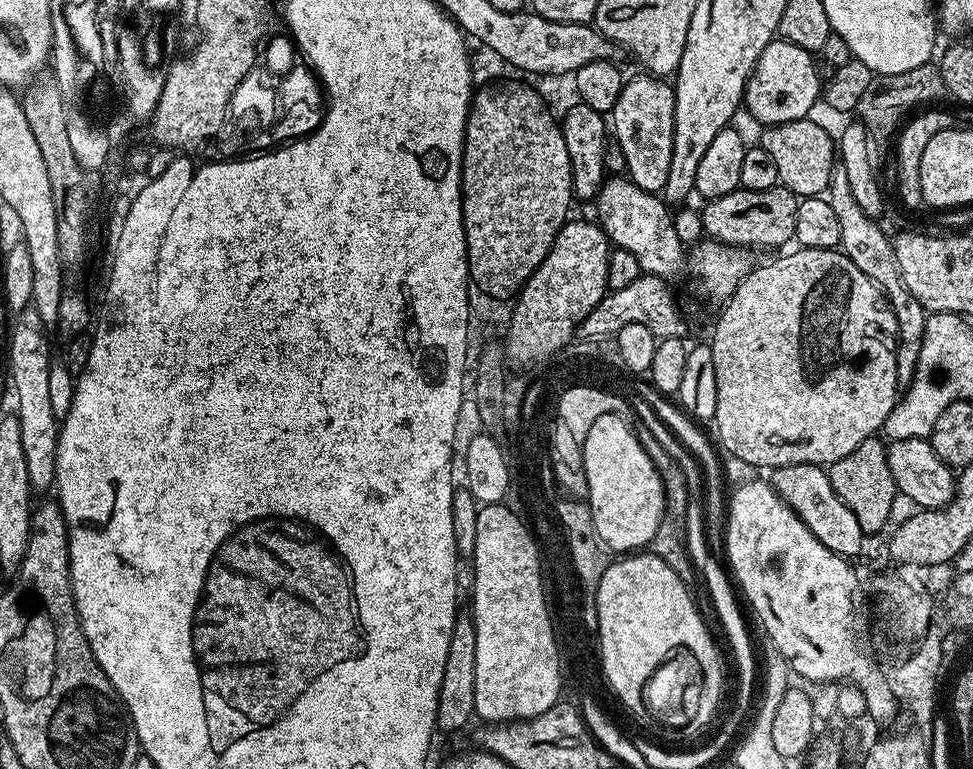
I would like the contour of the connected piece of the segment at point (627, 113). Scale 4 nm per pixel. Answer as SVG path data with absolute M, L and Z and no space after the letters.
M640 74L625 83L622 94L618 94L618 102L610 113L610 128L614 133L615 143L622 146L622 154L626 154L627 179L634 181L642 190L663 193L666 186L666 174L670 174L670 158L674 150L674 106L676 94L673 85L667 79L657 78L651 74Z

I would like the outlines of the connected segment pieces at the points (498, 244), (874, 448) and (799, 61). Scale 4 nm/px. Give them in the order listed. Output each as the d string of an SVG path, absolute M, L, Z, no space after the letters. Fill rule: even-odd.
M516 78L505 79L503 82L488 83L475 89L464 131L464 161L460 171L460 189L464 195L464 233L468 247L468 275L471 283L477 288L486 290L490 298L506 301L511 301L519 293L527 280L538 270L541 262L547 258L549 250L556 242L556 235L564 229L569 219L568 207L574 204L570 154L566 154L566 138L561 121L550 114L546 102L542 102L542 98L533 90L531 83L519 84L518 81L519 79Z
M879 435L866 438L866 442L854 446L854 450L846 454L846 458L838 458L838 462L827 465L826 471L830 486L834 486L834 494L838 494L840 501L850 506L850 514L858 518L858 526L862 526L866 534L880 532L884 527L889 527L888 519L892 516L892 507L898 501L898 493L894 474L890 474L888 450Z
M773 38L766 50L762 50L752 69L752 77L748 79L748 86L744 90L743 103L746 108L748 104L753 118L761 120L761 125L764 126L805 119L816 100L818 104L822 96L822 83L816 73L816 66L813 53L802 50L802 46Z

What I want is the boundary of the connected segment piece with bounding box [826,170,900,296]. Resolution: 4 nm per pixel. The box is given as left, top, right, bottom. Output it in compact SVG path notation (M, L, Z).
M842 170L833 171L829 191L826 196L833 207L837 221L841 225L842 238L840 248L844 254L854 262L858 270L862 270L867 277L875 282L877 288L889 296L893 293L895 275L900 272L896 261L896 249L893 241L879 228L879 224L873 217L865 214L854 196L850 194L850 184Z

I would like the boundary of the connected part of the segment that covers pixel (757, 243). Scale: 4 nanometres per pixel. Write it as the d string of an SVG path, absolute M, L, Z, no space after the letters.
M783 186L770 190L746 190L726 194L717 200L707 201L702 208L704 231L713 240L722 244L732 244L738 248L757 250L756 248L779 249L787 240L795 237L794 222L798 198Z

